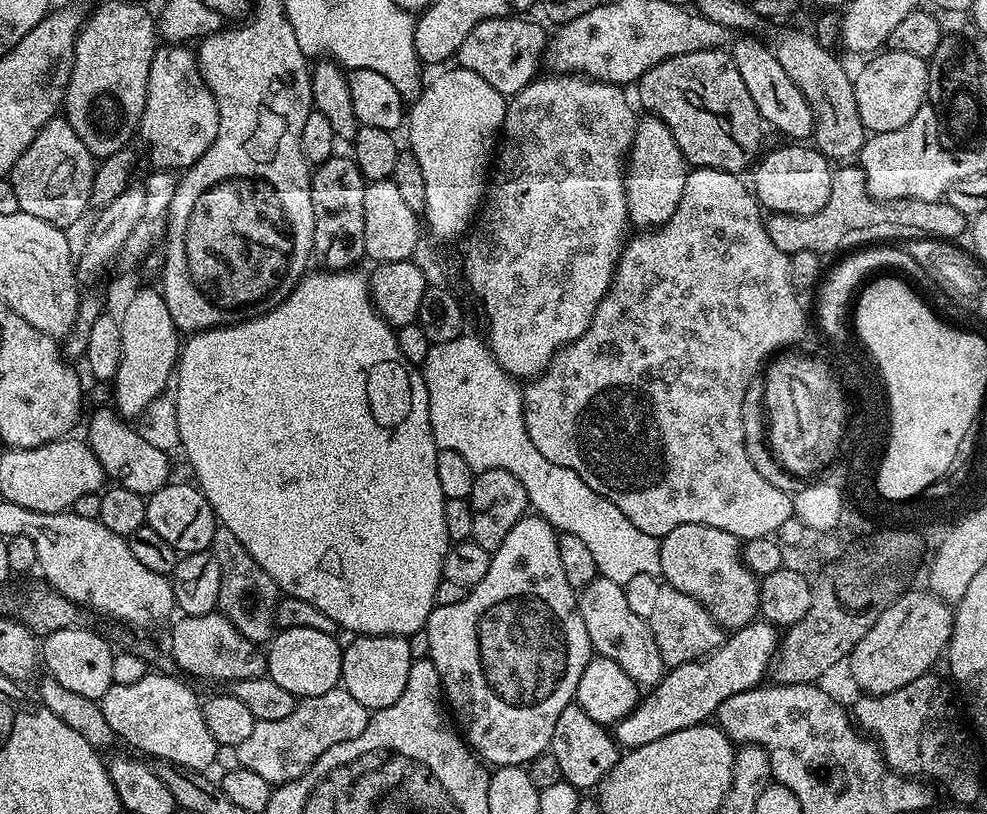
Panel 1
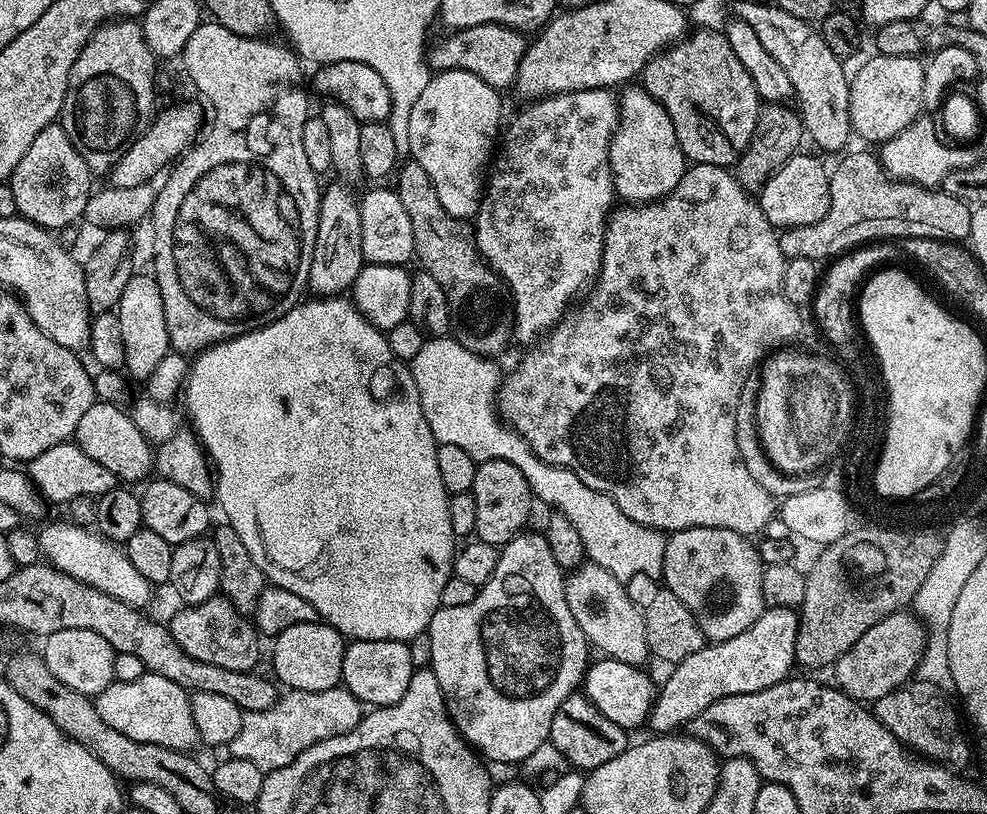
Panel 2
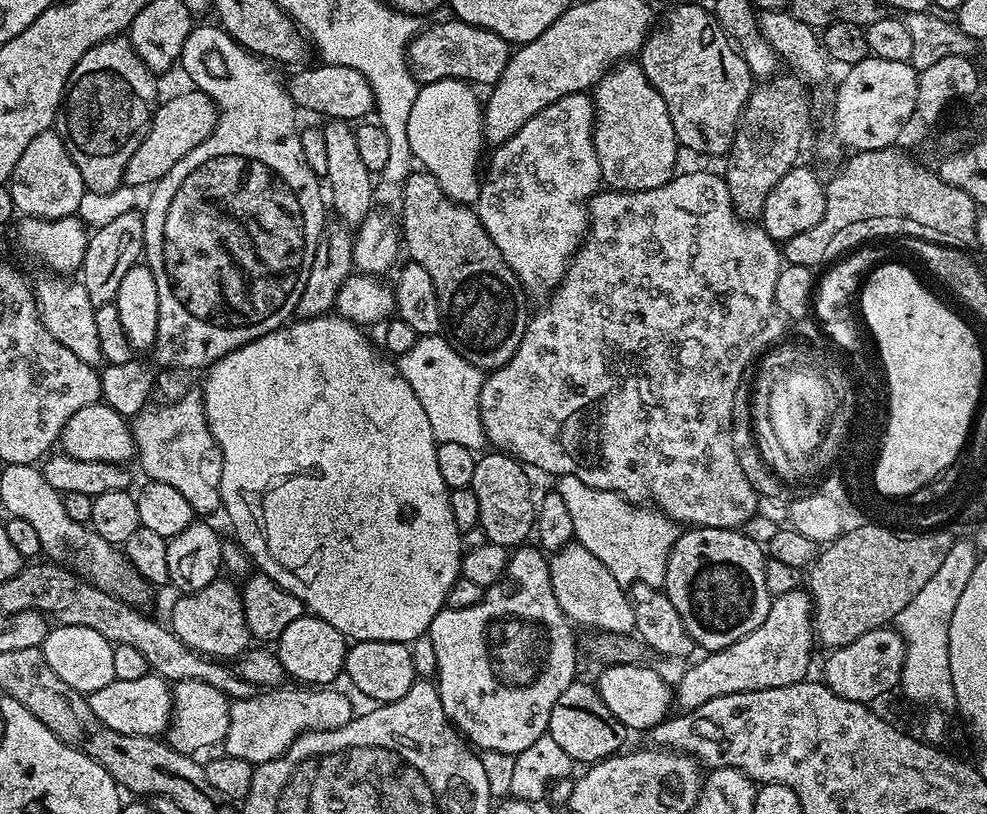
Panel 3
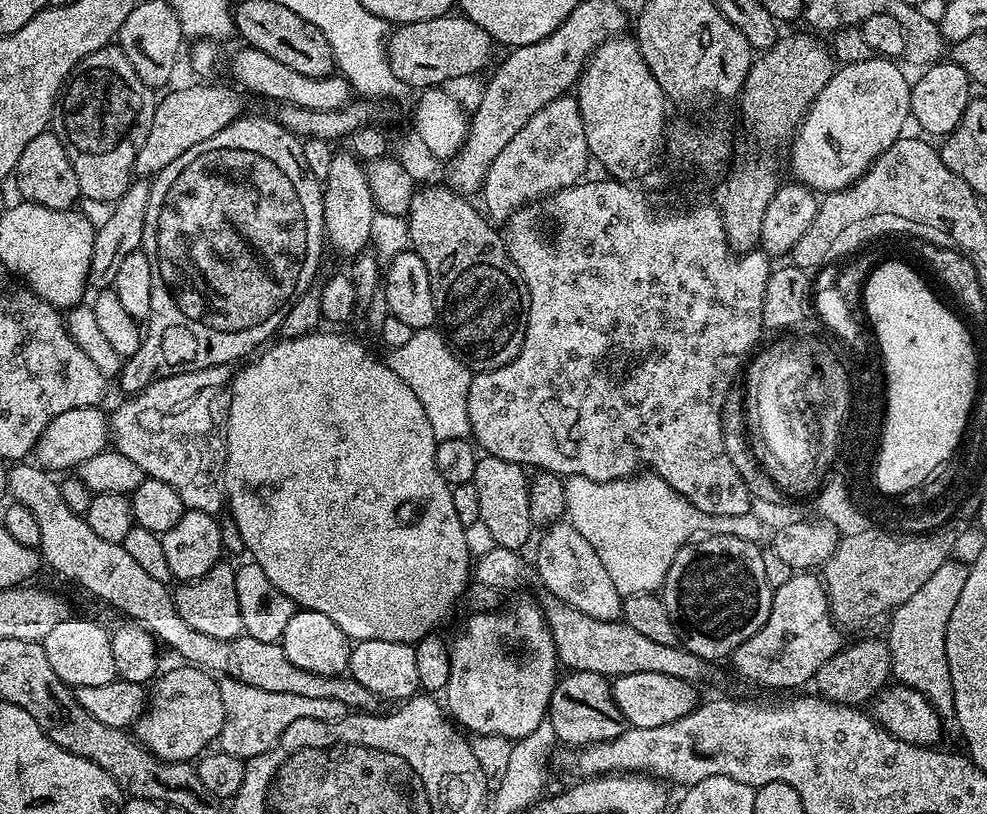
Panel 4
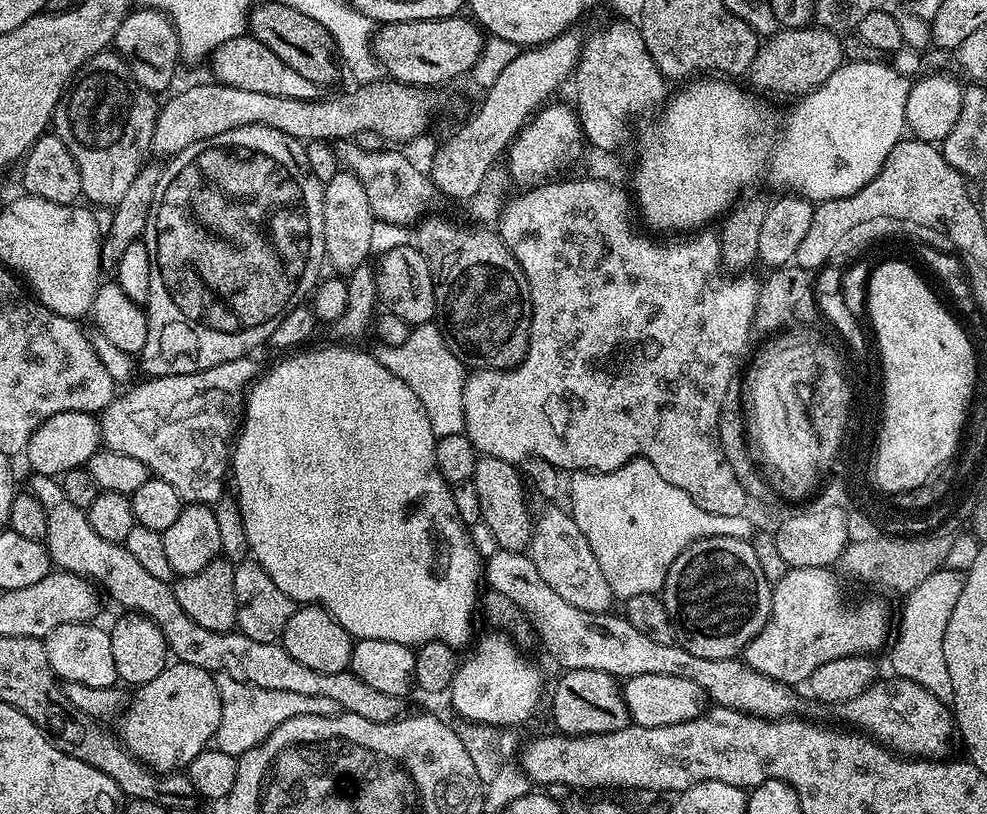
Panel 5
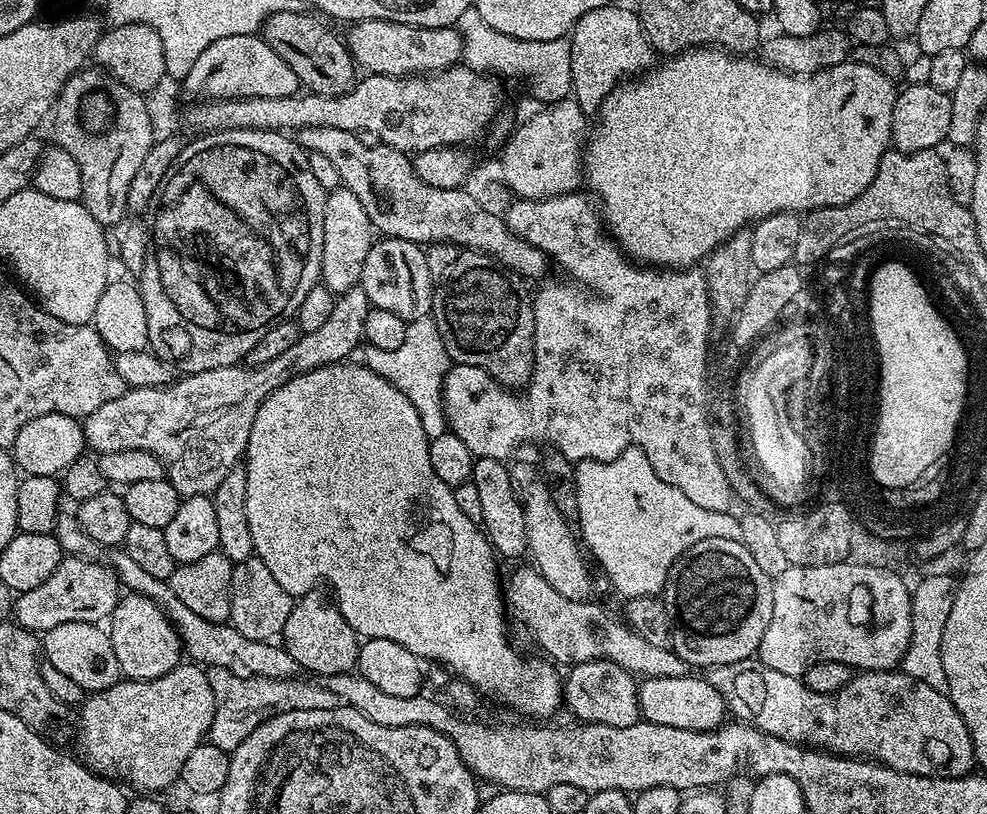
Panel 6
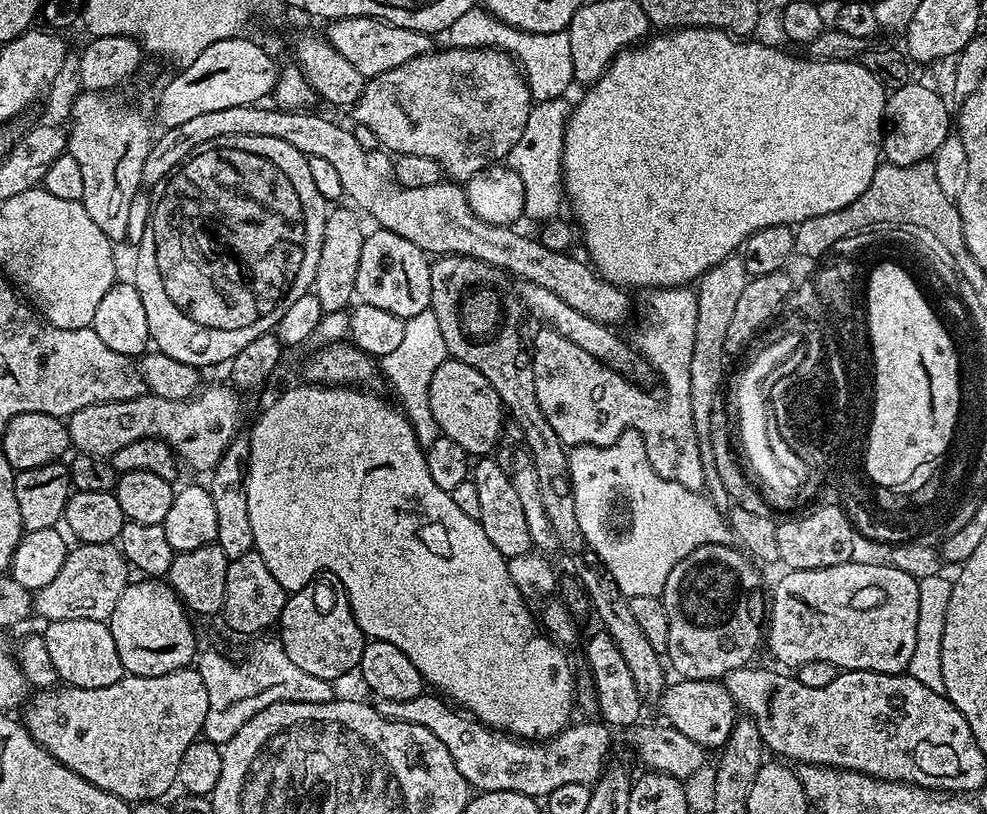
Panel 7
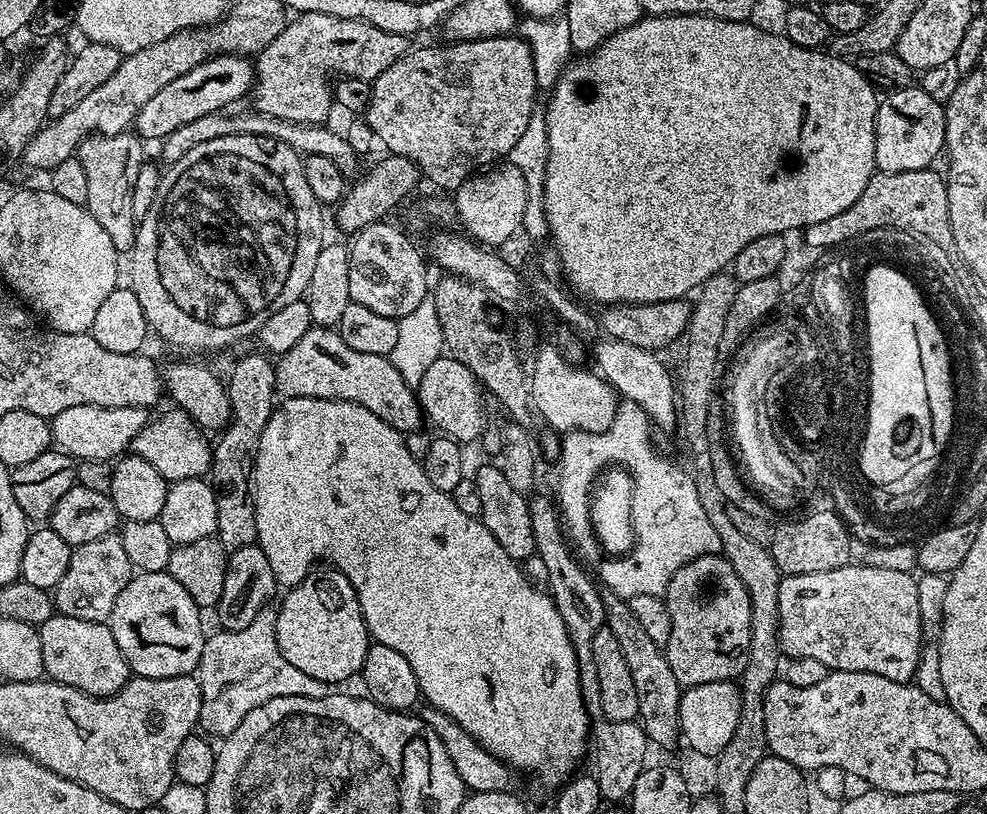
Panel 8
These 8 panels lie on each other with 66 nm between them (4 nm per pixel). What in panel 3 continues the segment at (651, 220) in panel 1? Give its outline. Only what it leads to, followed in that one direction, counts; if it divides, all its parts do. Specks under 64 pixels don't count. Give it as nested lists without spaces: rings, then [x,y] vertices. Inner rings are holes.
[[[621,62],[612,71],[597,82],[594,89],[594,103],[596,105],[596,127],[592,130],[592,137],[598,154],[600,179],[609,189],[617,192],[645,192],[662,186],[671,180],[676,168],[676,131],[674,122],[670,122],[670,110],[666,110],[666,102],[658,90],[646,78],[639,63]]]

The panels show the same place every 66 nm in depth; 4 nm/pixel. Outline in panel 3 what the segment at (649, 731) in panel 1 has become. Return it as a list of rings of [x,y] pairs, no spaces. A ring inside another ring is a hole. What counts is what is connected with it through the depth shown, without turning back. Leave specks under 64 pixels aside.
[[[797,590],[775,597],[770,606],[770,614],[766,614],[766,622],[755,630],[750,630],[746,638],[738,638],[738,642],[729,648],[701,655],[697,664],[692,664],[674,684],[674,704],[677,709],[689,712],[710,698],[718,698],[735,692],[753,692],[754,690],[770,690],[778,686],[790,686],[809,675],[808,667],[812,664],[812,644],[814,645],[814,609],[812,598],[807,591]]]

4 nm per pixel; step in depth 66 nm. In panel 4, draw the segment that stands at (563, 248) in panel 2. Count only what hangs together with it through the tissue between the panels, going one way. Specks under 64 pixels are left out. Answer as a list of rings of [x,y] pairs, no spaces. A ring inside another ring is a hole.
[[[565,94],[550,102],[510,142],[502,149],[502,154],[494,158],[484,179],[482,197],[483,211],[489,221],[507,222],[519,208],[543,201],[554,192],[569,188],[585,179],[590,157],[586,146],[586,130],[578,102]]]

